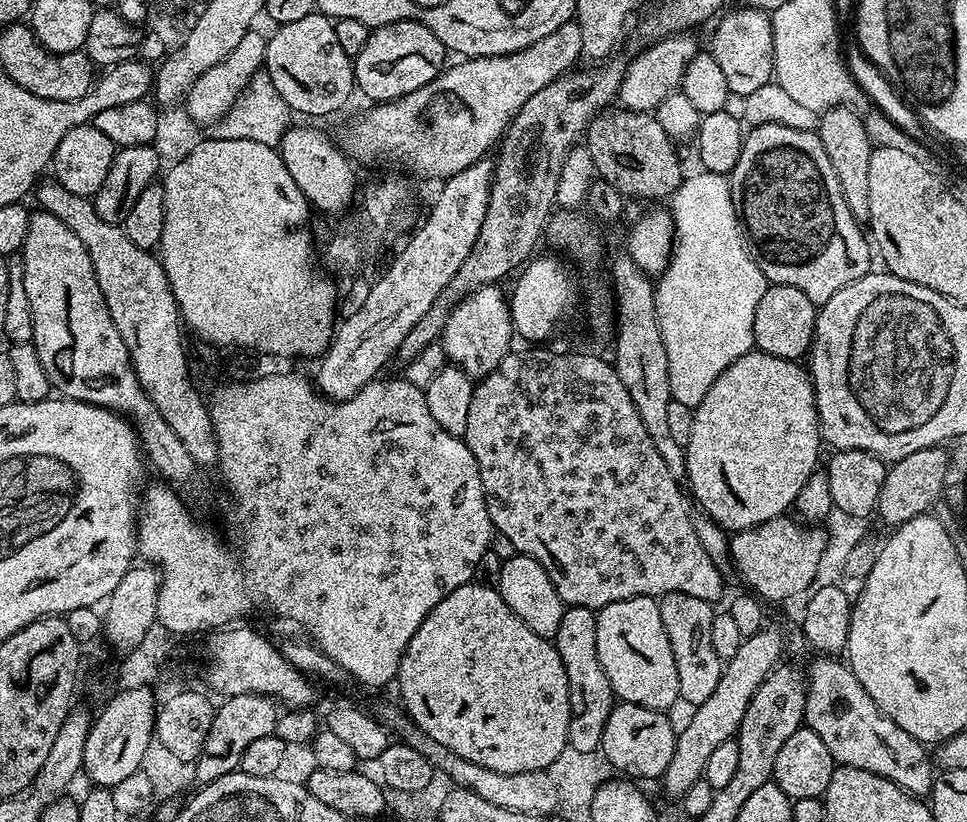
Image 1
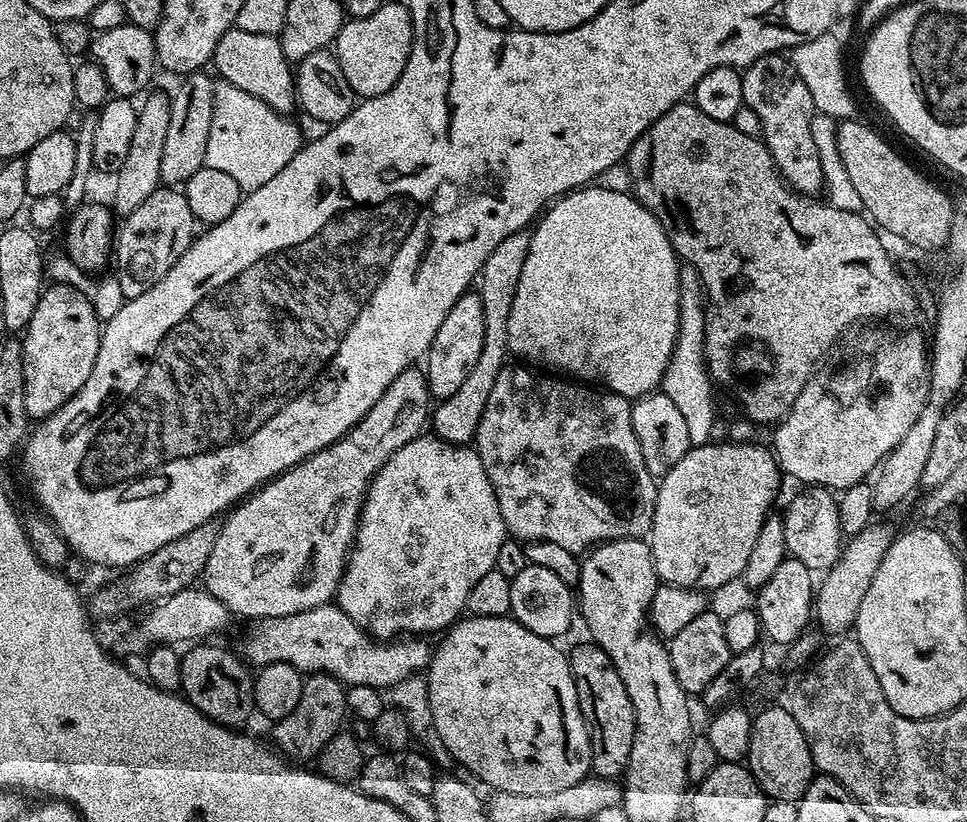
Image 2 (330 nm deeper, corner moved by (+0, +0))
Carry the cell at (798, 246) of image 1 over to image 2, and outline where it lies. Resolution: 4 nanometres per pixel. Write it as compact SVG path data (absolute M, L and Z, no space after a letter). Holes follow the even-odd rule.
M769 54L758 58L742 72L742 94L746 107L758 114L762 143L770 150L780 171L780 177L793 192L819 197L825 191L822 163L819 161L813 135L810 134L814 113L810 91L784 54Z

